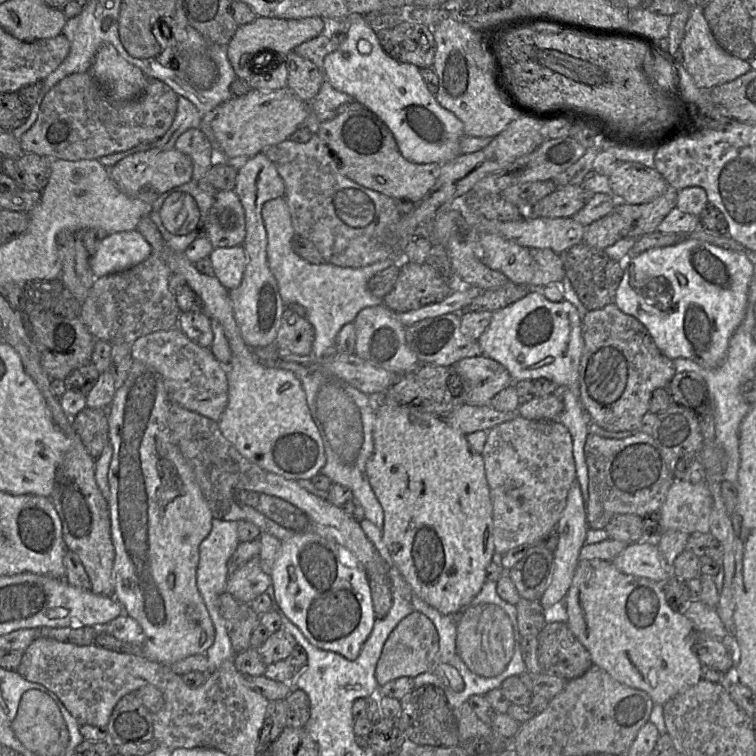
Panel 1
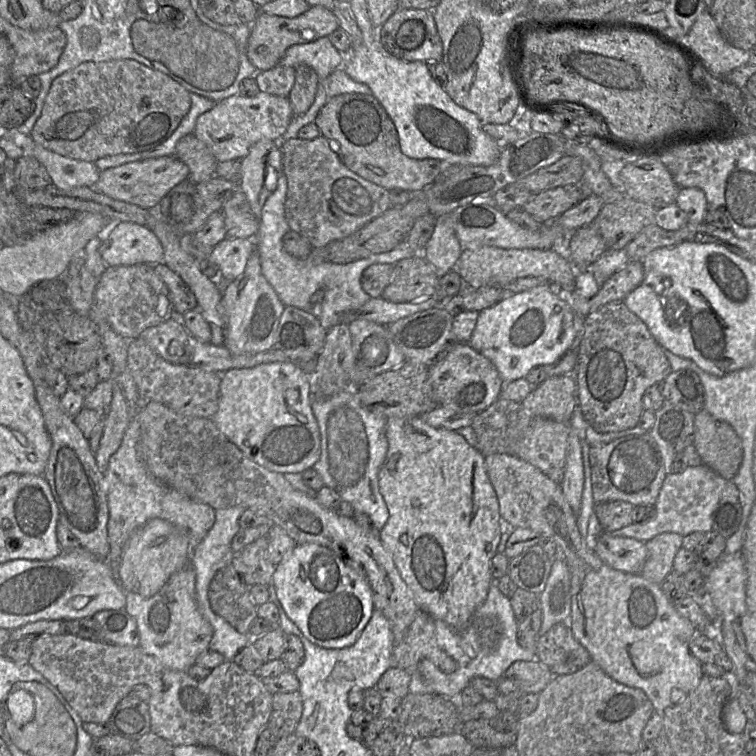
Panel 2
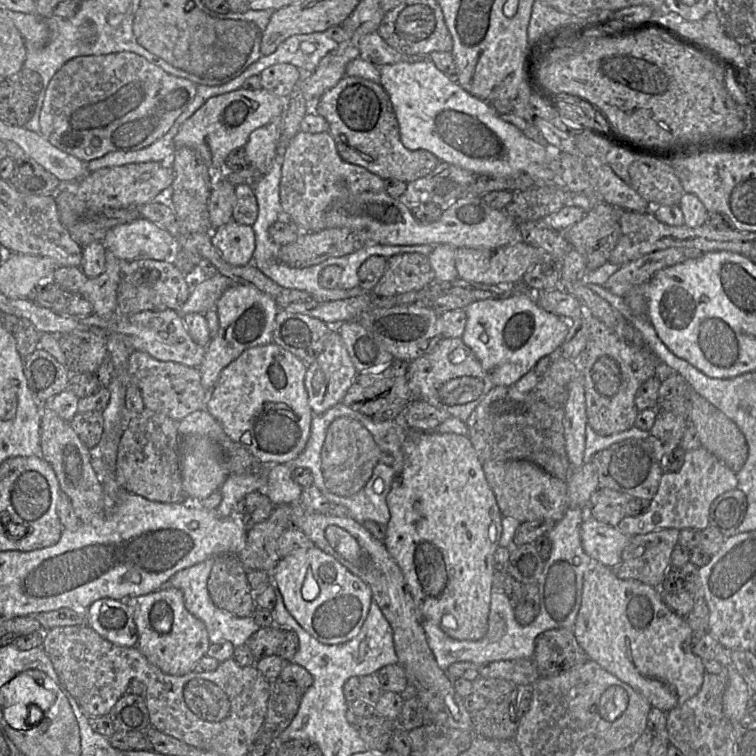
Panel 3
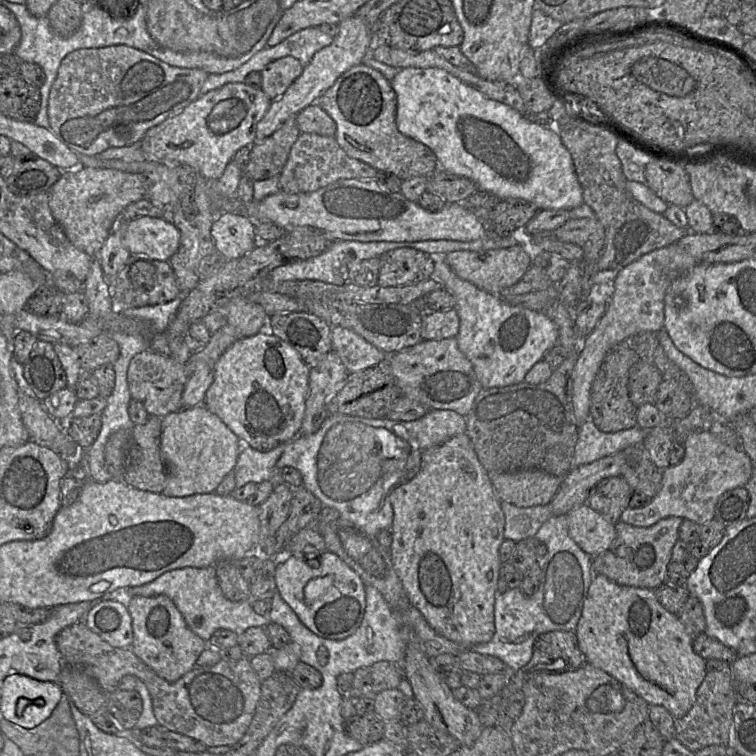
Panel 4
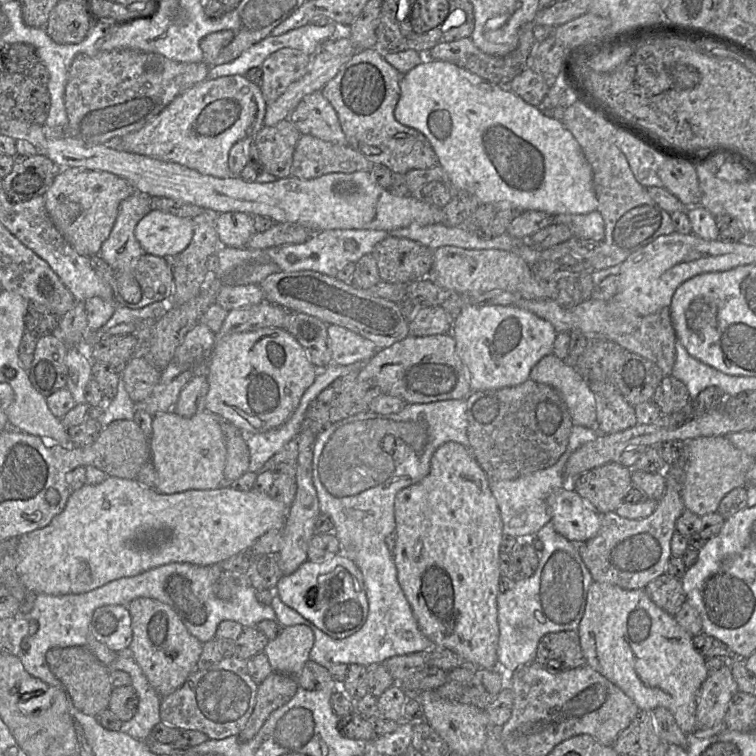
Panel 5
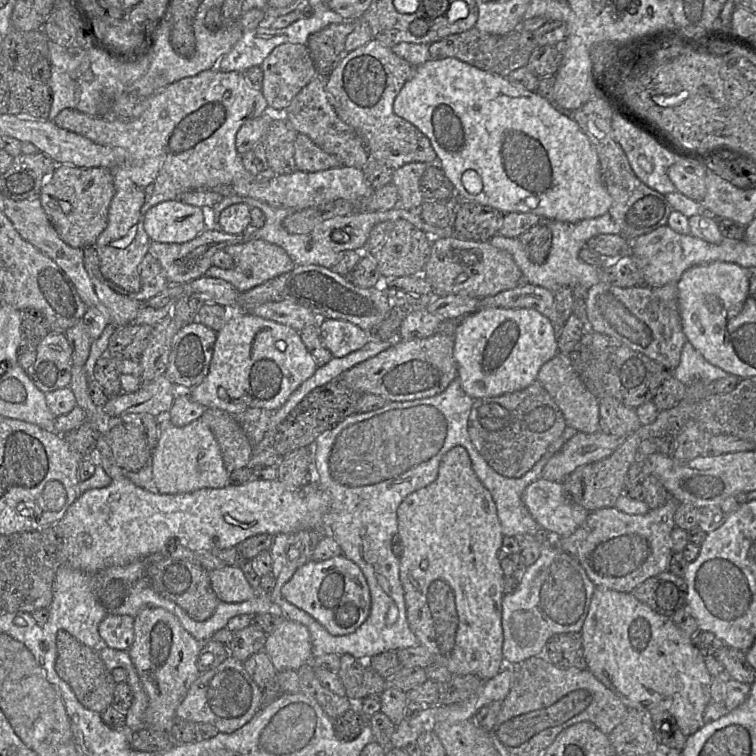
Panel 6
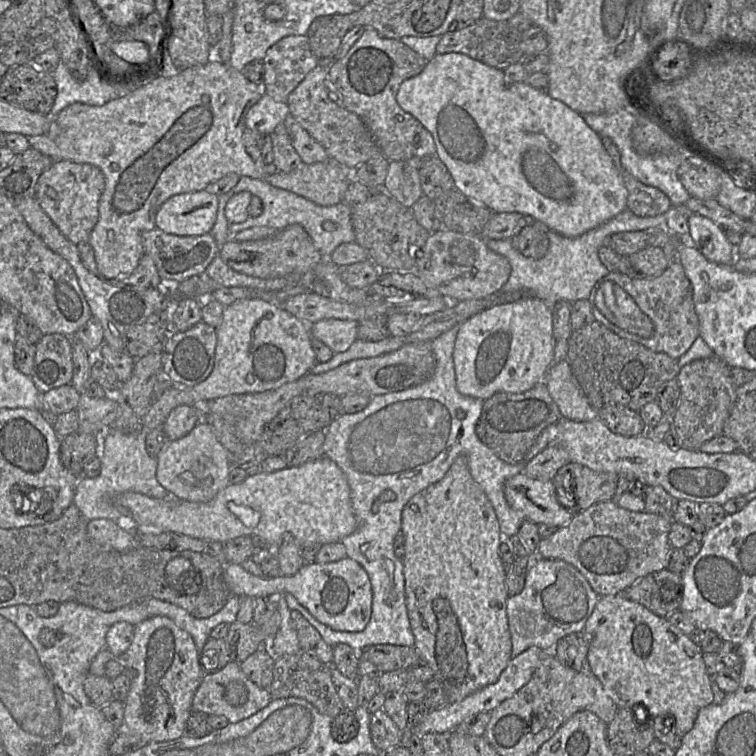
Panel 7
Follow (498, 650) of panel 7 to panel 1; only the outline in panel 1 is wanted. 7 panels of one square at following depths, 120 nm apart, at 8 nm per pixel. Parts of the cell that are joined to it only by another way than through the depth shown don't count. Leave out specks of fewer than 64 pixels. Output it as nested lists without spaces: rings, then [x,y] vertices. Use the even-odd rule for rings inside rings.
[[[382,402],[376,403],[376,413],[375,413],[375,423],[373,428],[373,442],[374,442],[374,451],[372,456],[368,459],[366,463],[366,475],[369,479],[370,485],[379,500],[383,511],[384,511],[384,525],[382,528],[382,539],[385,545],[387,546],[389,553],[394,561],[394,564],[398,568],[401,575],[404,577],[406,582],[410,585],[412,592],[424,600],[427,604],[437,609],[442,614],[452,614],[459,611],[462,607],[467,605],[472,599],[481,591],[482,586],[486,582],[486,568],[489,563],[492,561],[495,546],[493,540],[493,506],[490,498],[489,486],[485,474],[485,465],[481,453],[477,453],[468,443],[466,435],[460,431],[453,428],[450,424],[447,423],[445,419],[439,418],[431,413],[418,411],[413,408],[403,407],[393,404],[382,404]]]

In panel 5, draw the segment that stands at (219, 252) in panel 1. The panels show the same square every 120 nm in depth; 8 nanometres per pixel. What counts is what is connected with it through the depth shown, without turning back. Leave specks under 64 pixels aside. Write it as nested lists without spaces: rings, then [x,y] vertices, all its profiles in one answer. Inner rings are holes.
[[[225,212],[216,217],[220,246],[241,248],[256,233],[254,216],[243,212]]]

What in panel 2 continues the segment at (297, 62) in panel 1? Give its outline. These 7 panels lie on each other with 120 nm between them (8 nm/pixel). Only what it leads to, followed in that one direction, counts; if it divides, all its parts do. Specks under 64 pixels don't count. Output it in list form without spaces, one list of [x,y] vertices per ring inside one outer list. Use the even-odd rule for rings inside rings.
[[[308,65],[295,67],[295,82],[290,91],[290,100],[294,116],[304,114],[313,104],[319,85],[316,71]]]

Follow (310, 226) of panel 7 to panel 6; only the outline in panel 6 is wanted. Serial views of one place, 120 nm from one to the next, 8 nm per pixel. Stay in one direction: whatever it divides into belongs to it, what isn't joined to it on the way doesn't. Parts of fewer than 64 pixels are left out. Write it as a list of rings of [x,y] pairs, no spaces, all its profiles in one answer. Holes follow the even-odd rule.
[[[246,198],[246,203],[250,208],[259,208],[264,213],[266,221],[263,227],[255,228],[250,225],[240,234],[249,237],[249,239],[262,239],[271,244],[280,246],[287,252],[296,266],[314,264],[331,269],[338,261],[338,255],[341,252],[347,250],[363,252],[372,228],[376,224],[384,221],[394,221],[398,219],[407,220],[418,229],[424,231],[432,239],[454,236],[451,227],[448,229],[441,229],[428,224],[421,218],[418,210],[407,210],[401,206],[394,207],[387,211],[356,211],[344,216],[335,216],[316,225],[313,231],[309,234],[290,234],[283,227],[283,221],[294,211],[274,208],[264,202],[252,198]]]

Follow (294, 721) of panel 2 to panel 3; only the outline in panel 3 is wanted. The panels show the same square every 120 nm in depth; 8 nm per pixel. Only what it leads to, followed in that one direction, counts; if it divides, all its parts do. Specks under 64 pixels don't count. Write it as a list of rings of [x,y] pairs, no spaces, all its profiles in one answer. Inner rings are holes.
[[[279,677],[270,680],[270,695],[264,723],[259,730],[251,752],[268,753],[272,742],[283,732],[295,717],[305,690],[286,683]]]

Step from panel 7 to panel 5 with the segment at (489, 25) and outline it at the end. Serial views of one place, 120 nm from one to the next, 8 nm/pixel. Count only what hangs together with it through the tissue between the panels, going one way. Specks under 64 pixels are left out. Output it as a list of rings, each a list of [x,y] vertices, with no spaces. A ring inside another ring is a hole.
[[[470,37],[435,45],[427,53],[434,60],[448,61],[479,77],[509,88],[509,82],[527,68],[527,56],[518,49],[504,56],[484,53]]]

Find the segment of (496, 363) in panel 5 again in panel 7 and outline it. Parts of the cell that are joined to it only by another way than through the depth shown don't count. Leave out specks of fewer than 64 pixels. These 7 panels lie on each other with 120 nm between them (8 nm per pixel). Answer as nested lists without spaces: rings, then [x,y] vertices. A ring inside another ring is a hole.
[[[535,296],[492,306],[460,324],[453,362],[457,390],[486,400],[498,392],[522,393],[544,381],[554,363],[551,305]]]

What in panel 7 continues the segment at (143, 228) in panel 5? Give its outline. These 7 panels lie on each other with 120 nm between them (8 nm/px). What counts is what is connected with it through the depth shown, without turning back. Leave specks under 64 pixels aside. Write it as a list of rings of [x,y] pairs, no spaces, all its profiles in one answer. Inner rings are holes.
[[[205,190],[177,194],[159,208],[156,227],[178,236],[197,236],[210,233],[215,224],[219,196]]]

